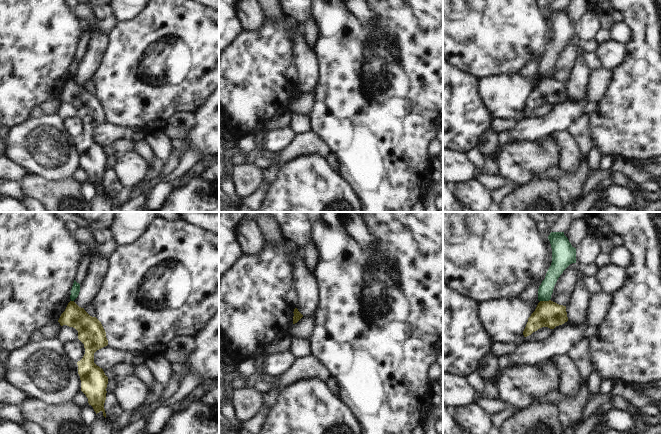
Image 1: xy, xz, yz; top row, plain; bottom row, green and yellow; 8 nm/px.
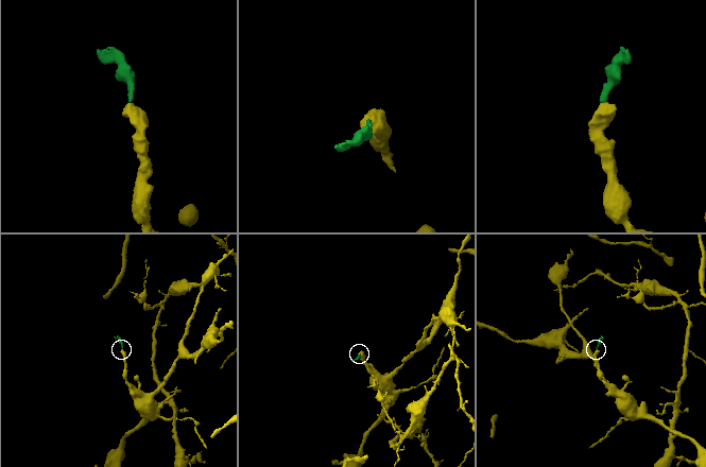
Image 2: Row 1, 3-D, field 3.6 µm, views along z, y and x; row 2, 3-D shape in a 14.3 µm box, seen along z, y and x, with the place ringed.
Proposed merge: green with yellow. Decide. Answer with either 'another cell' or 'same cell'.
another cell

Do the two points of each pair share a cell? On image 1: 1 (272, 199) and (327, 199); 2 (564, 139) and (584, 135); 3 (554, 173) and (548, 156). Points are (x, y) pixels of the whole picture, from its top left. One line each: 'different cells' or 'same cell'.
1: same cell
2: different cells
3: different cells

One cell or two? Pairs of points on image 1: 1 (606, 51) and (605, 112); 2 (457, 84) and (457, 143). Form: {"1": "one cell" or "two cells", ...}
{"1": "two cells", "2": "one cell"}

